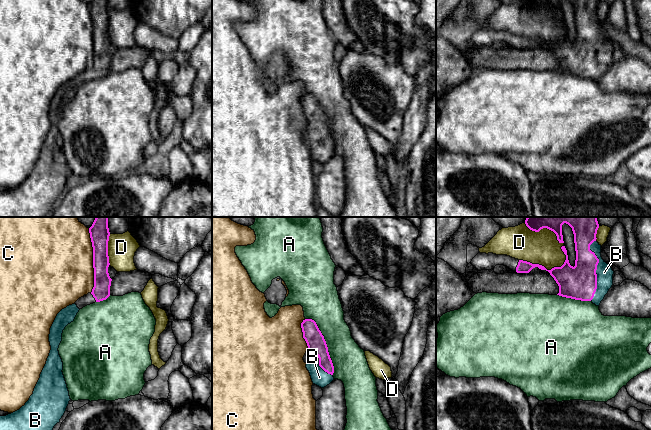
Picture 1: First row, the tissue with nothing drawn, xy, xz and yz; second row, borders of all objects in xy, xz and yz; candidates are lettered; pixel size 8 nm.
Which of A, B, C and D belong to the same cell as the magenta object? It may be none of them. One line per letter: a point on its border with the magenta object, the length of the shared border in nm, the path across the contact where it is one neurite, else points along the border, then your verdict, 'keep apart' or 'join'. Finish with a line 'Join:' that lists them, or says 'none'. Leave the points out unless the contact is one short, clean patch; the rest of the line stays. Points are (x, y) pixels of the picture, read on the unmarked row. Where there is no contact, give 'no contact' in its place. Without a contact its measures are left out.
A: xz (325, 119) | 500 nm | keep apart
B: yz (596, 45) | 480 nm | join
C: xy (93, 36) | 500 nm | keep apart
D: yz (545, 44) | 380 nm | keep apart
Join: B

